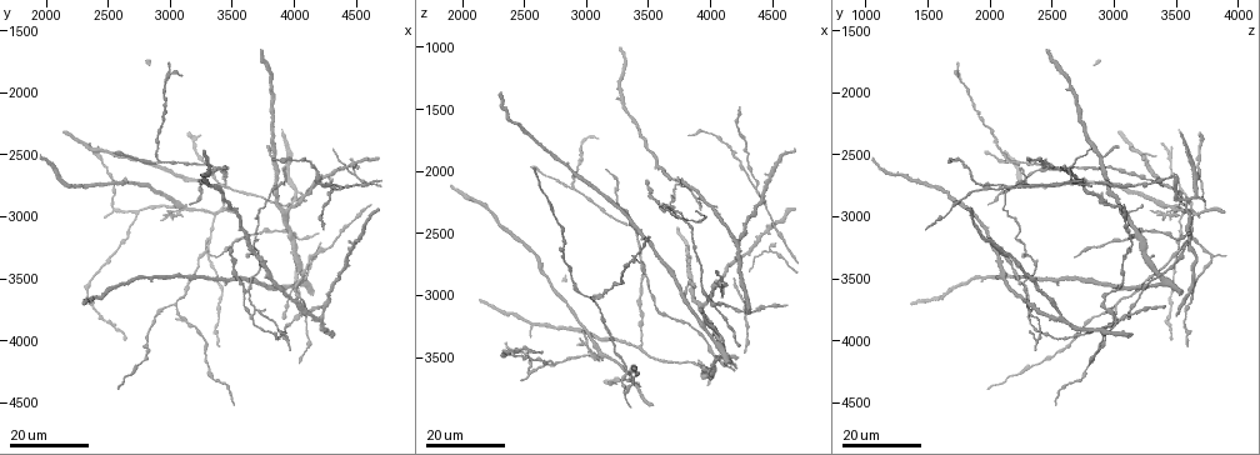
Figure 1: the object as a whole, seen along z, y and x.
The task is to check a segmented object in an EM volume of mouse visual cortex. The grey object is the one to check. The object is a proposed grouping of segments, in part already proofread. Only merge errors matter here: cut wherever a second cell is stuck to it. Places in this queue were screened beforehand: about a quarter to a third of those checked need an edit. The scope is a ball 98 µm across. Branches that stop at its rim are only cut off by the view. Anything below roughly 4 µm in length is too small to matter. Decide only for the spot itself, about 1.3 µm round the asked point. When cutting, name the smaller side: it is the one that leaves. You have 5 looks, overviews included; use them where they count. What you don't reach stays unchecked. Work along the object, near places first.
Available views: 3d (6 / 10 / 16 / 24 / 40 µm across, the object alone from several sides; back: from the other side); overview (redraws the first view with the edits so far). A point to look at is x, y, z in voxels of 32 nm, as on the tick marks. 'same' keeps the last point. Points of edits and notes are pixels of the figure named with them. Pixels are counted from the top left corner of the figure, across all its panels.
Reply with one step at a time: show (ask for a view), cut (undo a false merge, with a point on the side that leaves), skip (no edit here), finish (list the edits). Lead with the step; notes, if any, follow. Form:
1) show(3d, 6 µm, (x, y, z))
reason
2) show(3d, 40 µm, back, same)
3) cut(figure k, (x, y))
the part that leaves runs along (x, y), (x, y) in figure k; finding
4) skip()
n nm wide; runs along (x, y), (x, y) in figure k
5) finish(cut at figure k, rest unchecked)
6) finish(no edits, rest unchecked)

show(3d, 16 µm, (4080, 3840, 3020))

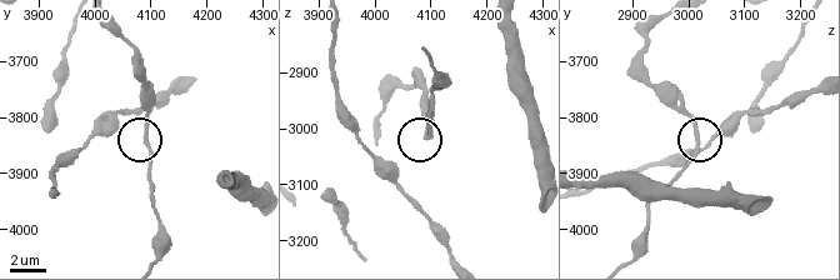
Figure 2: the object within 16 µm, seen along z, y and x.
show(3d, 10 µm, (4095, 3840, 3015))

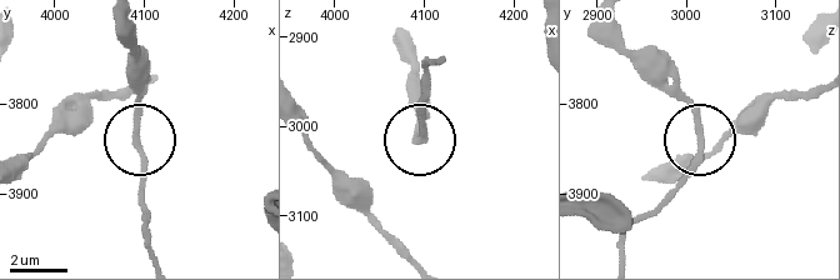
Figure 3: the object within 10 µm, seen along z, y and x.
skip()
210 nm wide; one cell here

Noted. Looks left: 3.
show(3d, 16 µm, (3960, 4020, 2360))

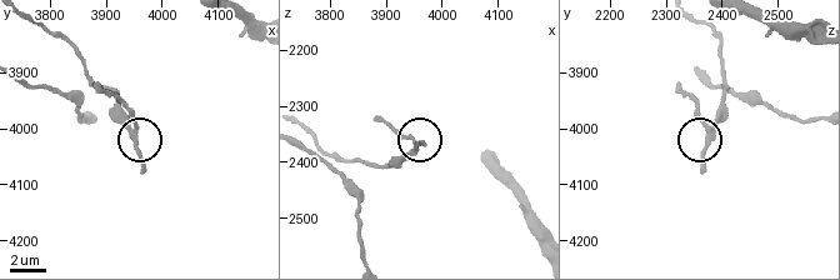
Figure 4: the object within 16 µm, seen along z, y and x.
show(3d, 6 µm, (3950, 4005, 2380))
closer look

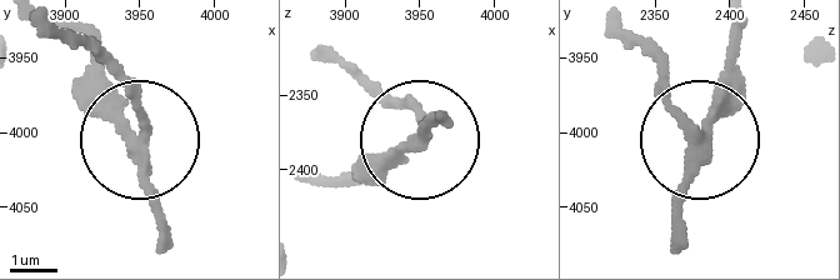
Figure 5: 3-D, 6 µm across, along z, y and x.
skip()
runs along (741, 20), (725, 99), (694, 128), (638, 44) in figure 5; one cell here

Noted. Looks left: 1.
finish(no edits, rest unchecked)

